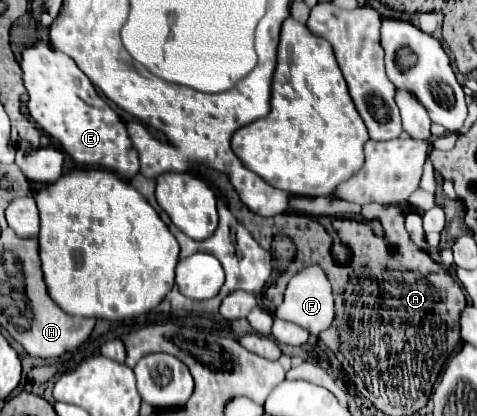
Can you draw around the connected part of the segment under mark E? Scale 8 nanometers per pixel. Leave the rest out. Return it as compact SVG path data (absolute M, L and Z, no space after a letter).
M37 41L23 49L19 65L29 95L27 111L63 153L67 153L75 163L109 169L125 179L139 173L139 157L129 141L125 125L107 101L99 97L93 83L69 55L57 51L49 41Z

